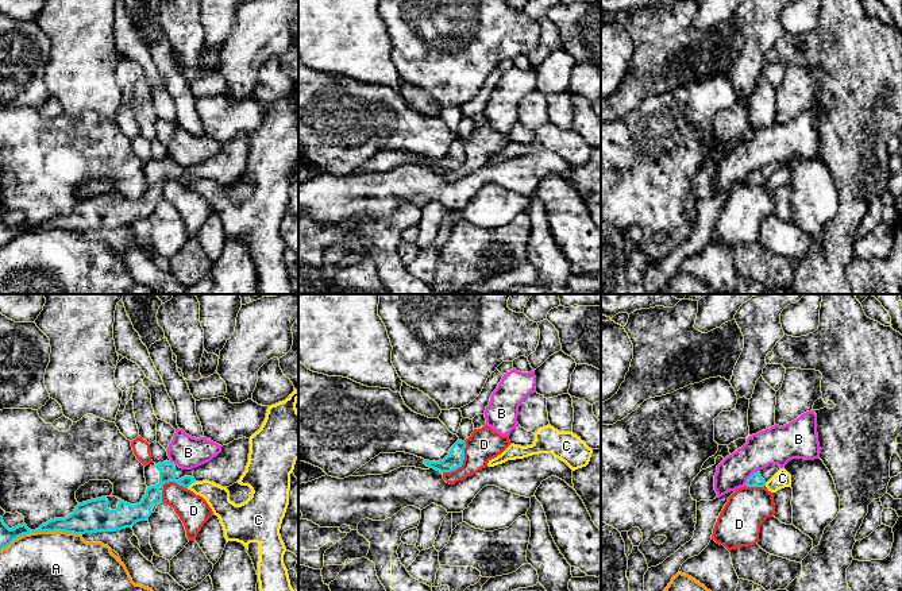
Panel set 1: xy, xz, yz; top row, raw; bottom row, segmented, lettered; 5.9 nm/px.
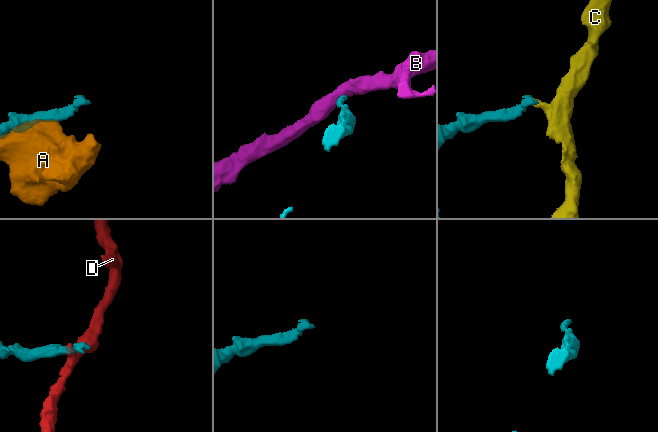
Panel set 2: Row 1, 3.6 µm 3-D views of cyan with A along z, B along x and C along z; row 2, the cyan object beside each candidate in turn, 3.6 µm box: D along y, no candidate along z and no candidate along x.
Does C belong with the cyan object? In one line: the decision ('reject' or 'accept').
reject

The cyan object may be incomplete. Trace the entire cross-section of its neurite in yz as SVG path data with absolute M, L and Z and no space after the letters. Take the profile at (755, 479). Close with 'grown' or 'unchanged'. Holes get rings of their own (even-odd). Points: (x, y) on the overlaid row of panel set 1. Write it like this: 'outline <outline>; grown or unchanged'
outline M770 464L768 467L753 472L748 479L747 487L764 487L766 483L780 470L778 464Z; grown

